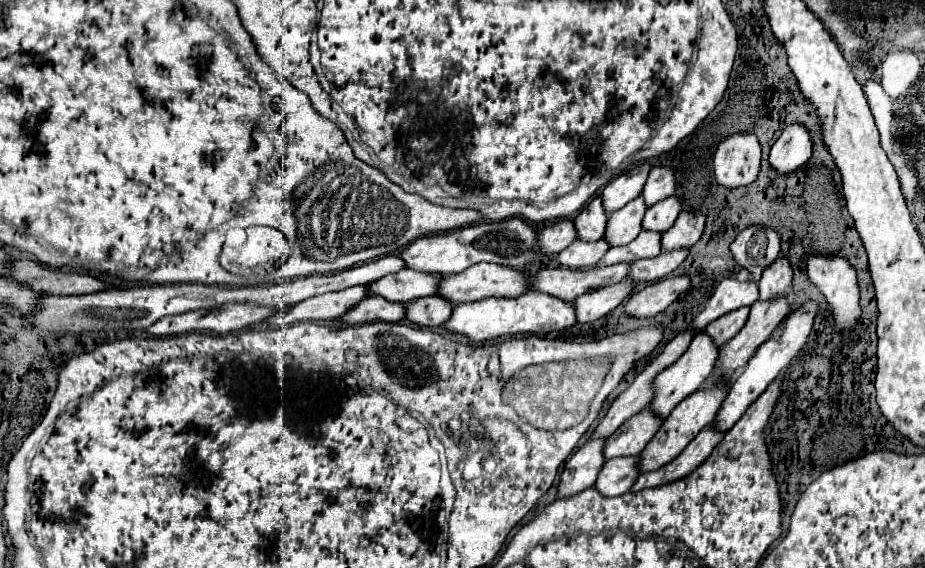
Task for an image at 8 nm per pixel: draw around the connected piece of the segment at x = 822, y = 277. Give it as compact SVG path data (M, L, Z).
M810 254L808 278L826 296L828 306L840 324L840 330L852 328L860 316L858 284L854 266L838 254Z

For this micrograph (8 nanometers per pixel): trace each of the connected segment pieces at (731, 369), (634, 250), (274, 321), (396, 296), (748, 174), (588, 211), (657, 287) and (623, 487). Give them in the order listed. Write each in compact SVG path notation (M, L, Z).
M788 296L756 300L750 306L750 316L746 326L736 334L736 338L728 340L720 350L714 380L720 374L732 376L738 368L746 366L756 348L768 340L768 336L778 328L778 324L788 316L788 312L790 312Z
M642 230L638 234L636 240L632 240L626 246L614 246L608 250L608 254L604 254L602 264L610 266L616 262L636 262L640 258L652 258L658 256L662 250L662 234L654 232L654 230Z
M354 286L348 290L340 290L340 292L320 294L316 298L306 298L304 302L298 302L286 314L282 314L282 312L274 314L268 320L268 324L280 328L282 322L294 324L294 322L302 322L302 320L338 320L350 308L354 308L358 302L362 302L368 296L370 296L368 286Z
M400 270L396 274L388 274L380 278L380 282L368 284L372 296L390 298L392 302L412 302L424 296L434 296L438 292L442 274L424 274L418 270Z
M732 134L714 152L714 176L718 184L748 186L760 172L760 144L754 134Z
M600 196L592 198L592 202L574 218L578 238L586 240L586 242L594 242L594 240L604 238L606 222L608 222L608 212L604 210Z
M686 274L656 280L630 296L626 304L626 314L636 318L652 318L662 310L666 310L688 288L690 288L690 278Z
M626 456L626 458L608 460L604 464L602 472L598 474L598 480L594 486L604 496L620 496L620 494L628 492L634 486L636 478L640 476L638 462L640 462L640 456Z

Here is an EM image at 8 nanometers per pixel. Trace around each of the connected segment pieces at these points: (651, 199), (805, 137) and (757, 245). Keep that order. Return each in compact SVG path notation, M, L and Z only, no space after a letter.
M654 166L650 170L648 182L642 190L642 196L646 200L646 206L652 206L654 202L660 202L662 198L668 198L676 192L676 176L674 170L668 166Z
M792 122L770 150L770 164L780 174L790 174L812 156L812 136L802 122Z
M746 226L730 246L736 262L750 270L750 278L758 280L762 270L780 254L780 234L766 226Z

